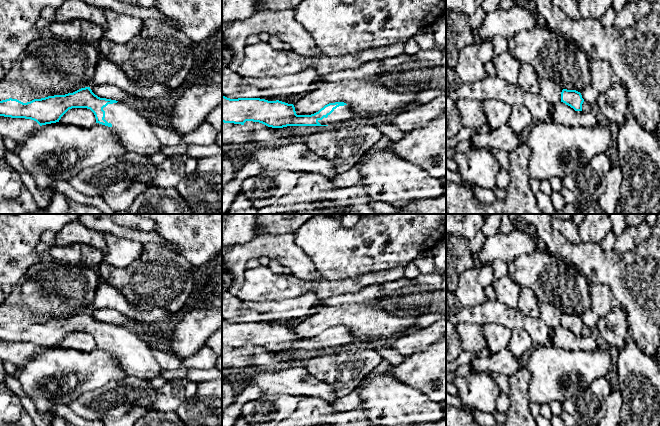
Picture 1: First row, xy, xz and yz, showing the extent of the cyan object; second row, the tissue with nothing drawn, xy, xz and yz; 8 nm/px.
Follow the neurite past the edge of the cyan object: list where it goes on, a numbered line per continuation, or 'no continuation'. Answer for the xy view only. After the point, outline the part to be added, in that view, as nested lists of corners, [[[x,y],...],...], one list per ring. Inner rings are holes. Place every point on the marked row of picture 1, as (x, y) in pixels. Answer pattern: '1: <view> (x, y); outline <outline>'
1: xy (135, 132); outline [[[117,102],[108,104],[103,110],[105,111],[104,119],[112,124],[112,127],[117,132],[120,144],[127,152],[134,152],[149,157],[161,151],[163,146],[156,137],[149,118],[143,116],[133,104]]]

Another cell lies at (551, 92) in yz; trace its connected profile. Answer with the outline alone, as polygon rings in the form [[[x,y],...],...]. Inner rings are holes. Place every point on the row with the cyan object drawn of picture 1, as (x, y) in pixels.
[[[539,78],[540,95],[550,104],[556,105],[561,102],[562,87],[546,78]]]

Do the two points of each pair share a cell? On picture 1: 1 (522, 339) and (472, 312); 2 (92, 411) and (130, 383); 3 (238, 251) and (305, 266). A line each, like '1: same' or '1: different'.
1: different
2: same
3: same

